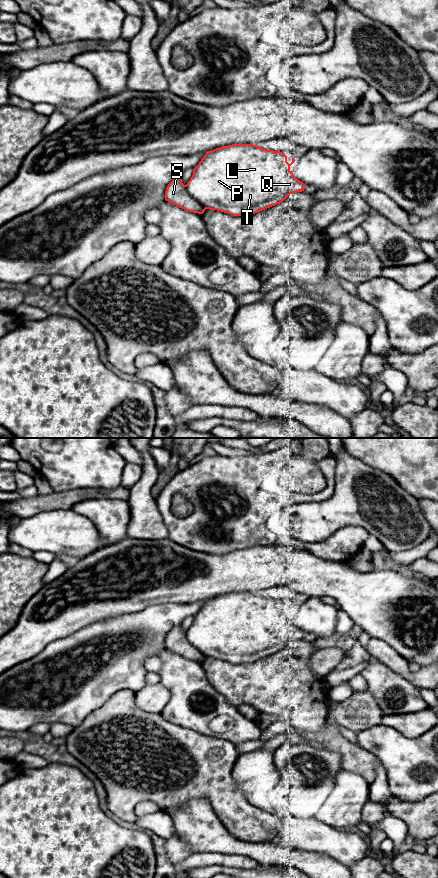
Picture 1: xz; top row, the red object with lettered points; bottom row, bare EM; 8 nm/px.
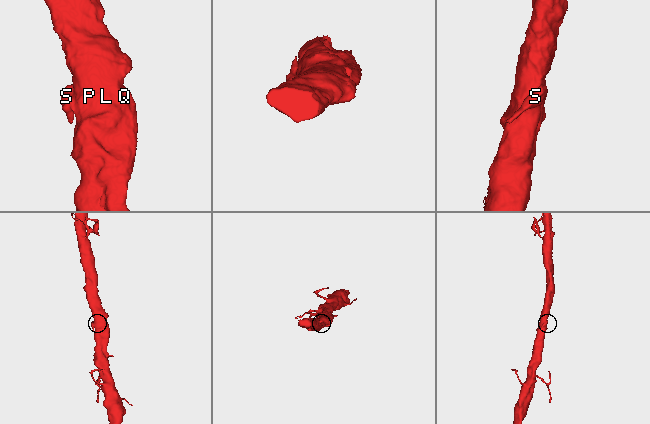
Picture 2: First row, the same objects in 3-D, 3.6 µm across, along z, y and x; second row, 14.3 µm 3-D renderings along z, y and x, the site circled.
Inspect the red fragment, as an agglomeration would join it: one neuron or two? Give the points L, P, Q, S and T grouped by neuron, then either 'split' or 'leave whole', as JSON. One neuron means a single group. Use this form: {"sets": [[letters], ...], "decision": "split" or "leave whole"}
{"sets": [["L", "P", "Q", "T"], ["S"]], "decision": "split"}

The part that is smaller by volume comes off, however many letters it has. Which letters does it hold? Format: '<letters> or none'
S

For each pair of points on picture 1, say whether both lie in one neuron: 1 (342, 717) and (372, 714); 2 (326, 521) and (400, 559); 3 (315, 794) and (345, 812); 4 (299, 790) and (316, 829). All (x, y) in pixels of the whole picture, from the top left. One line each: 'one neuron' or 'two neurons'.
1: one neuron
2: two neurons
3: two neurons
4: two neurons

